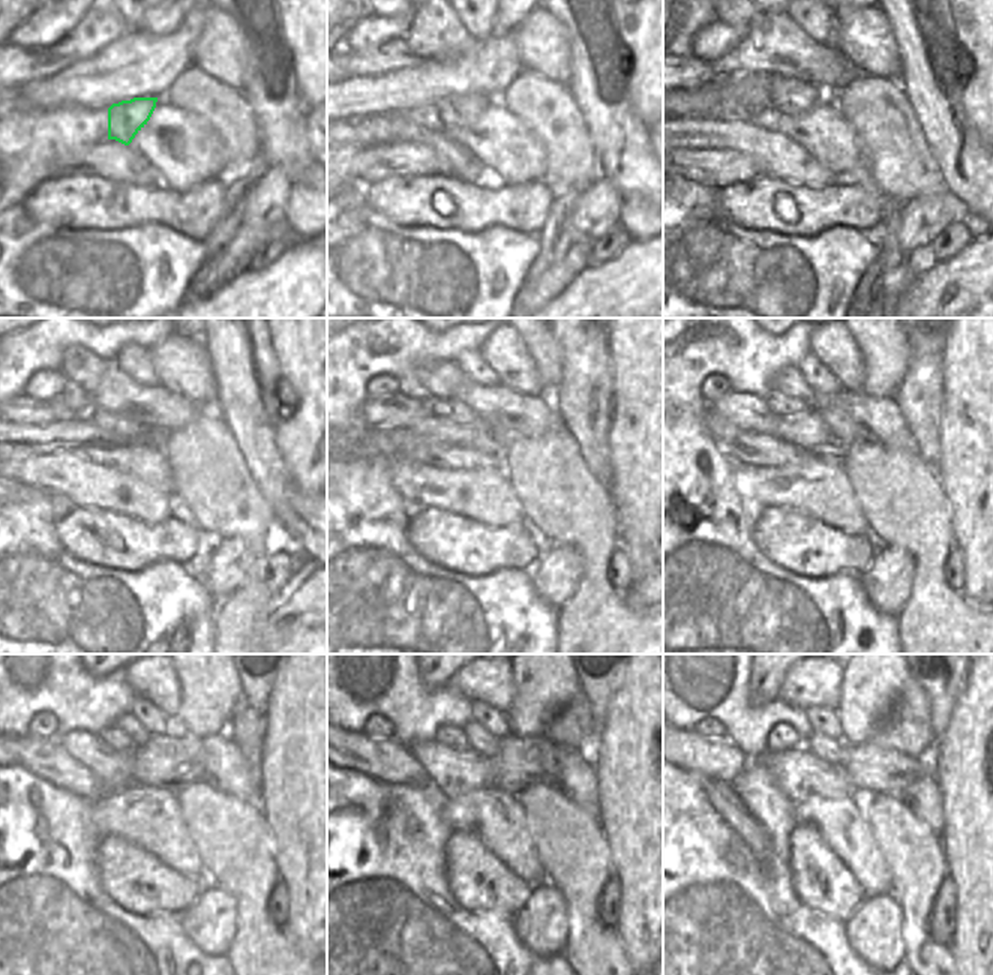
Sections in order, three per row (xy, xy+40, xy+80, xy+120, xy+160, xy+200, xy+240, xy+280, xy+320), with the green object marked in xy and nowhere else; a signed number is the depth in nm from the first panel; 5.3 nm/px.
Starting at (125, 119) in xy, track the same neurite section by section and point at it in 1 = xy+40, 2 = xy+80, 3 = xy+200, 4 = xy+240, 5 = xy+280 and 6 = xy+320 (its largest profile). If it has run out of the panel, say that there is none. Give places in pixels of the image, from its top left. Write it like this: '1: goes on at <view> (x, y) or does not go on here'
1: goes on at xy+40 (458, 110)
2: goes on at xy+80 (791, 96)
3: goes on at xy+200 (779, 404)
4: goes on at xy+240 (111, 735)
5: goes on at xy+280 (449, 735)
6: goes on at xy+320 (782, 737)

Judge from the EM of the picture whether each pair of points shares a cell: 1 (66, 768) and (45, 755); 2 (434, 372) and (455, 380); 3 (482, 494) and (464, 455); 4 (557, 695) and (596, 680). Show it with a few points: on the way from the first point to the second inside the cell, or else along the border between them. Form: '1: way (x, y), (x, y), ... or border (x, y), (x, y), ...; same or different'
1: way (62, 768), (50, 759); same
2: way (438, 377), (450, 380); same
3: border (501, 465), (482, 465), (477, 468), (435, 467); different
4: border (575, 669), (579, 693); different

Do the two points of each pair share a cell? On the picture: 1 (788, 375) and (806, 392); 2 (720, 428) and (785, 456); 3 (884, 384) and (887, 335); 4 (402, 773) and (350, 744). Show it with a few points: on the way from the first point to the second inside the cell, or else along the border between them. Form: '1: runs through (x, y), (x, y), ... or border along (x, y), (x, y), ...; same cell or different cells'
1: runs through (792, 380), (801, 389); same cell
2: runs through (737, 438), (749, 447), (768, 452); same cell
3: runs through (884, 372), (885, 347); same cell
4: runs through (389, 761), (363, 753); same cell

